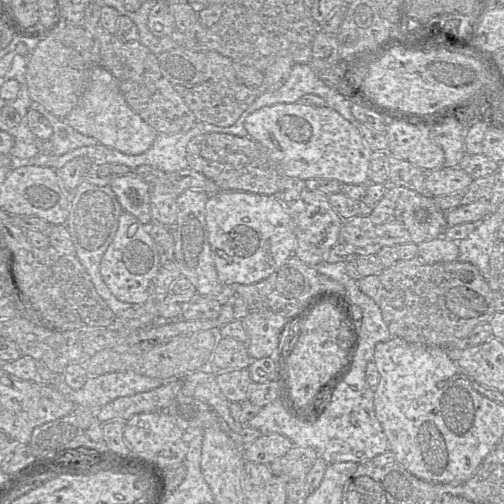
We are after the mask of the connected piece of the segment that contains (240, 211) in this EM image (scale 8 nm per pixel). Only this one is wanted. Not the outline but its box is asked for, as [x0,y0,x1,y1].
[205,191,296,294]

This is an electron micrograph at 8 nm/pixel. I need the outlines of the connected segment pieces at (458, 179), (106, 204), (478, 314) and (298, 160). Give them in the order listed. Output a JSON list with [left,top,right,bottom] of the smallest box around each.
[[425,167,473,196],[64,181,140,314],[356,257,496,349],[244,103,372,185]]

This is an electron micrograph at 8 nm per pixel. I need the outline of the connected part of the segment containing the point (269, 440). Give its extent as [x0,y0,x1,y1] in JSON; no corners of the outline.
[243,434,292,465]

